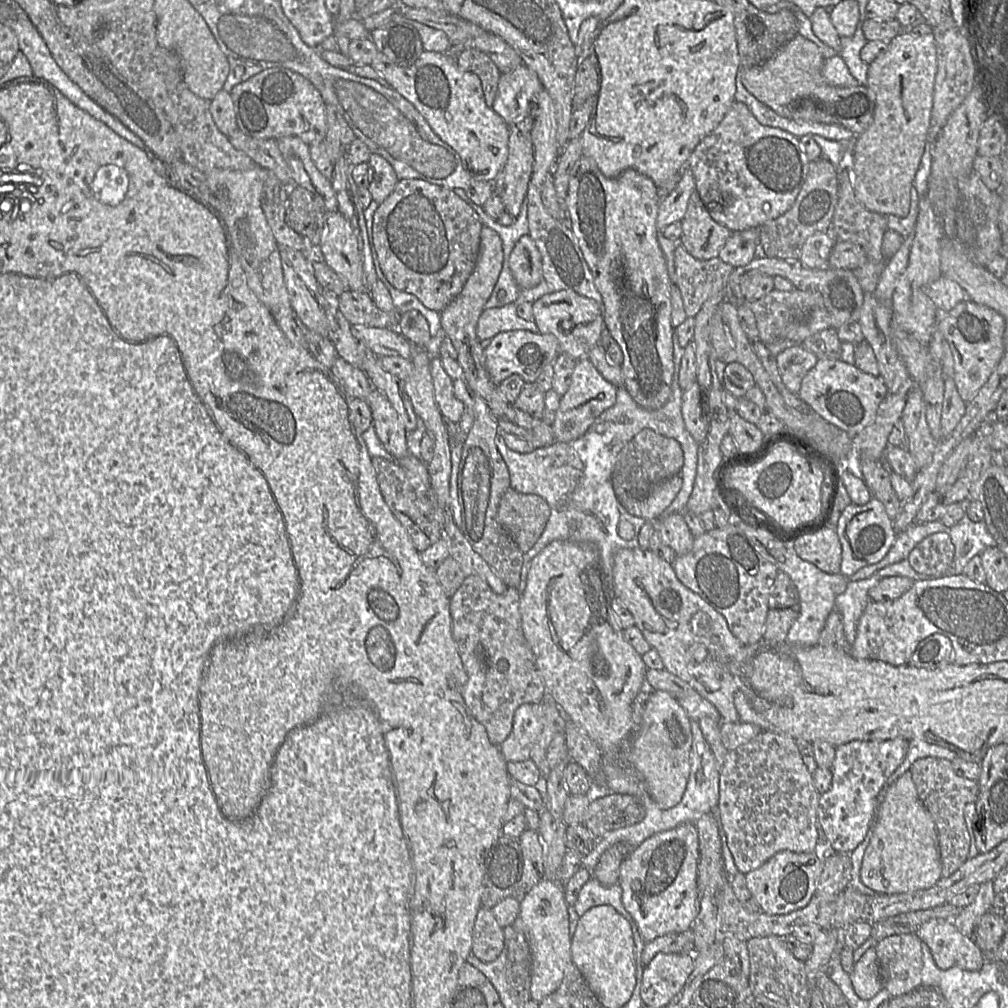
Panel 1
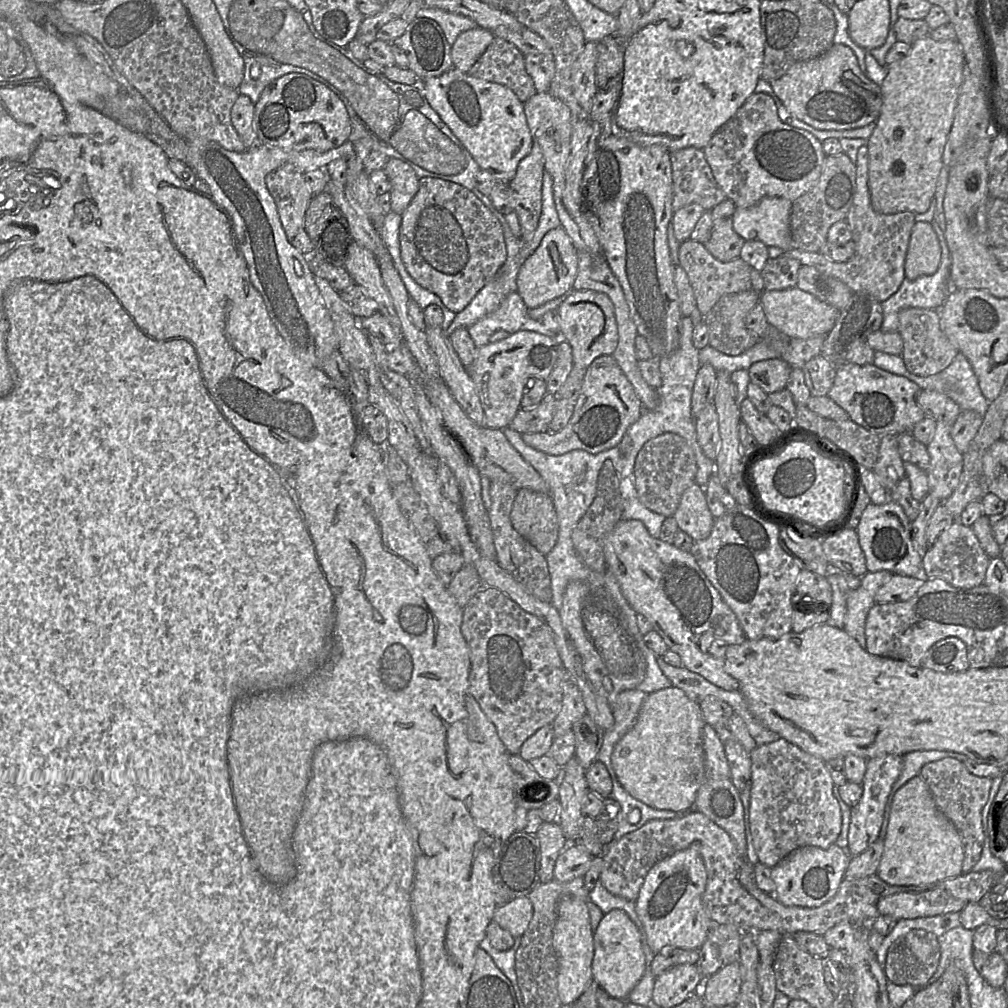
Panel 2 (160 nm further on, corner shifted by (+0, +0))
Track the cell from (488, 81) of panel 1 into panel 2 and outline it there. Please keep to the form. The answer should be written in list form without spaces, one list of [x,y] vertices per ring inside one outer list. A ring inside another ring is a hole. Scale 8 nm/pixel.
[[[495,38],[470,68],[468,75],[499,83],[526,102],[539,91],[525,66],[525,55],[511,42]]]

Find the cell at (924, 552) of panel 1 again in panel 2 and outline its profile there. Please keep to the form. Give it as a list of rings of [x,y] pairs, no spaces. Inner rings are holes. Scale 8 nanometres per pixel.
[[[954,521],[922,554],[922,565],[928,578],[941,578],[950,585],[960,588],[973,588],[984,583],[990,558],[970,526]]]

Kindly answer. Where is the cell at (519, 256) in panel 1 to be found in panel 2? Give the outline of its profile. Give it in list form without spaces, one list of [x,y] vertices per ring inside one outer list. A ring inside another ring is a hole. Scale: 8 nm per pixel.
[[[563,227],[548,231],[538,247],[523,261],[516,277],[516,291],[528,308],[568,294],[573,290],[578,271],[578,250]]]

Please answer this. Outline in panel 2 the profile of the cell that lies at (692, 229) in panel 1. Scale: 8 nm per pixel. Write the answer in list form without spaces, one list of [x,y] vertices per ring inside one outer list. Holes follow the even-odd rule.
[[[725,199],[716,205],[710,214],[713,220],[711,236],[703,243],[705,248],[718,260],[729,262],[739,258],[746,242],[733,229],[733,216],[736,211],[734,203]]]

